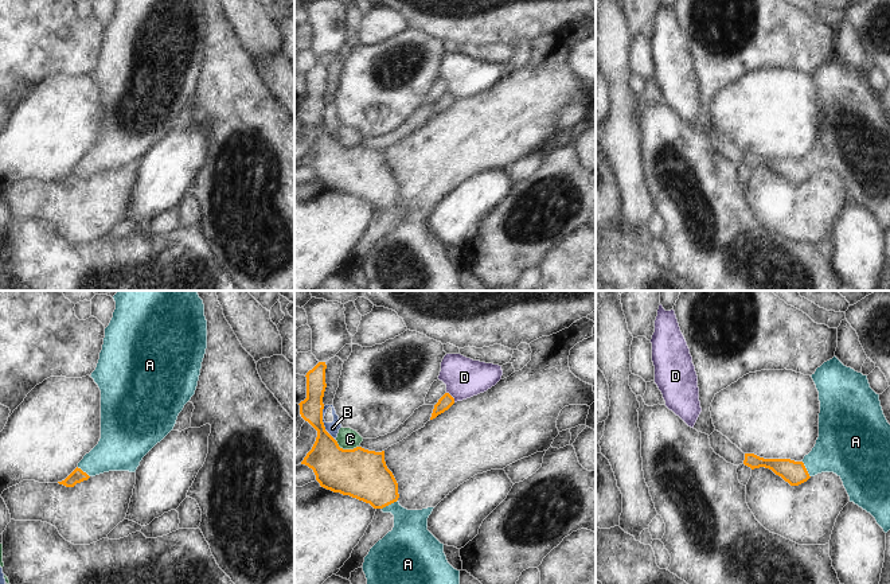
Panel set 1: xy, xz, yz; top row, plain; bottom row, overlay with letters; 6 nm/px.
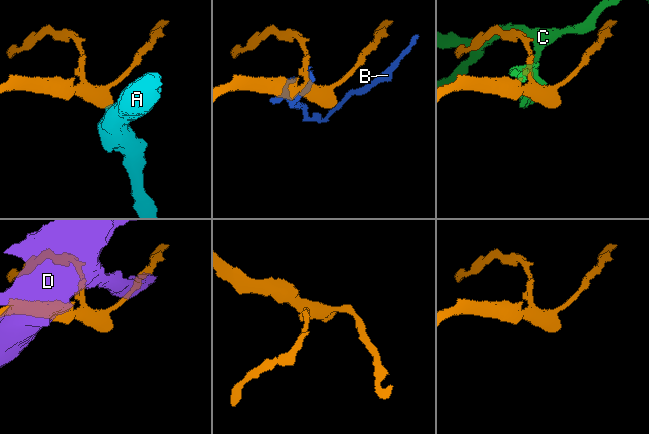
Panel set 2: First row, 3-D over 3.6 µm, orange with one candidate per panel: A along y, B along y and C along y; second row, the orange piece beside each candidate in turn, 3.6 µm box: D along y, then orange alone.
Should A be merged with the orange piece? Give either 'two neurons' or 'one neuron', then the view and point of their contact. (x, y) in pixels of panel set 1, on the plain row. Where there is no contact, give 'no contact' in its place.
one neuron | xz (389, 202)

